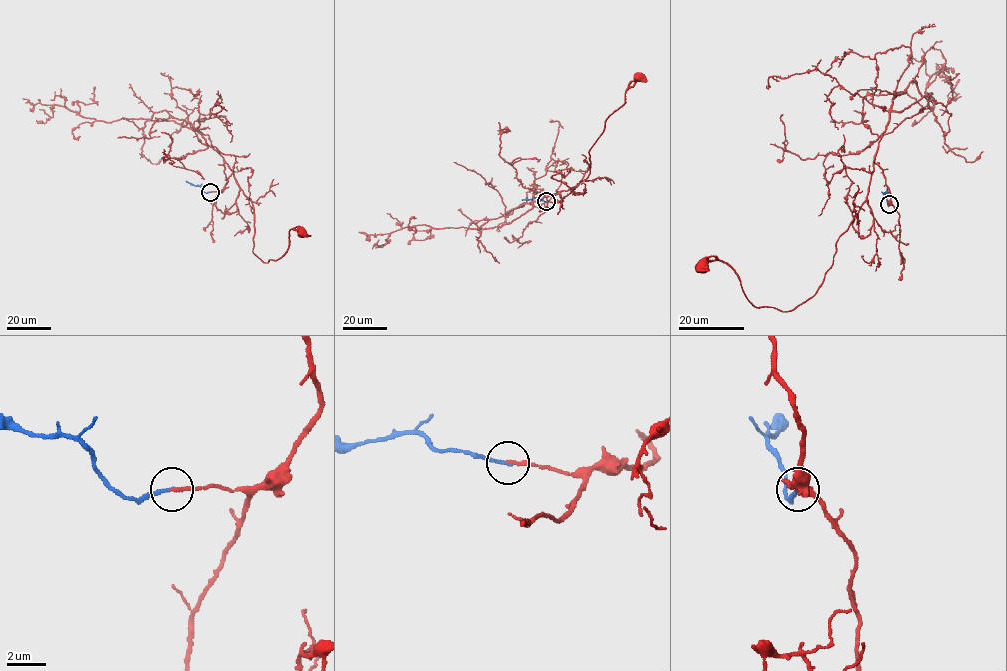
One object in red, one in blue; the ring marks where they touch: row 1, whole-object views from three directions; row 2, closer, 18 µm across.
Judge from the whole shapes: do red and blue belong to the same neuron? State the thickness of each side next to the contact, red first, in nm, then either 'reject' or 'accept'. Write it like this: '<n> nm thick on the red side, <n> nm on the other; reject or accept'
180 nm thick on the red side, 180 nm on the other; accept

